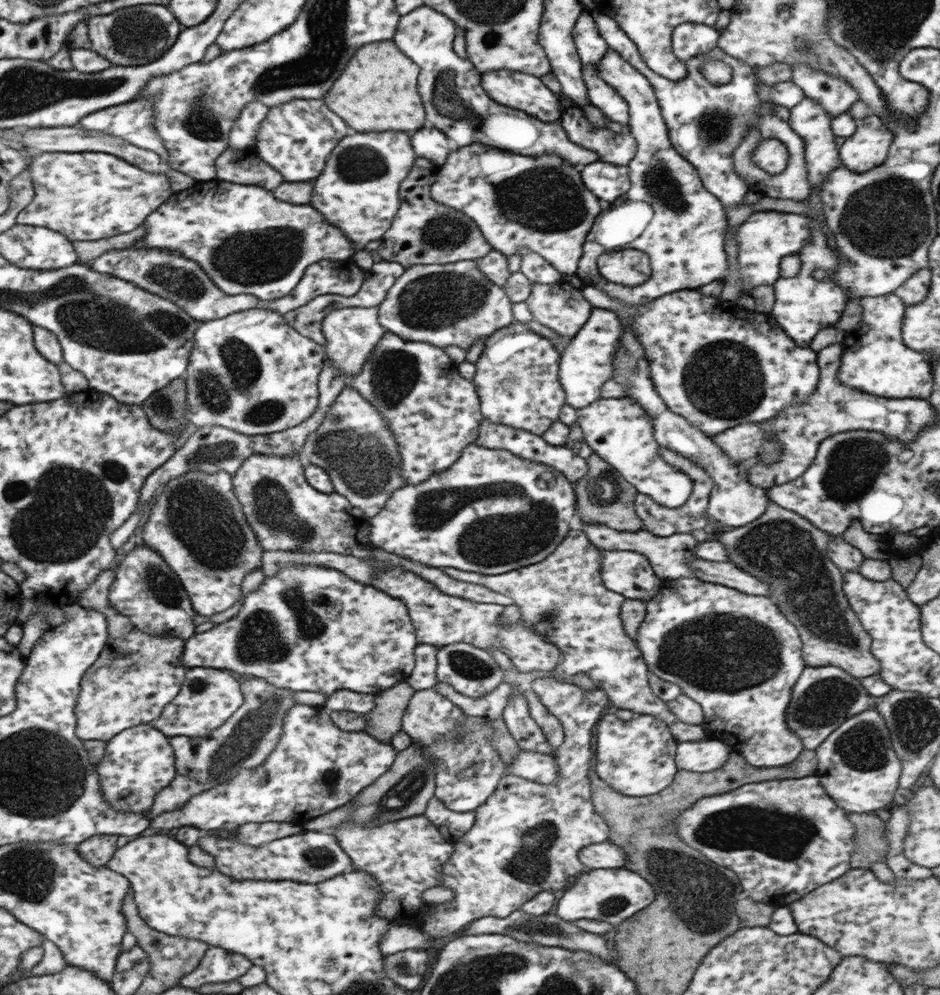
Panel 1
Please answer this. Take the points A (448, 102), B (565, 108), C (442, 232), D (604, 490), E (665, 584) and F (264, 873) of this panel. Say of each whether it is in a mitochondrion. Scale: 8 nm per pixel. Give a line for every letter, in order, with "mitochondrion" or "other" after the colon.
A: mitochondrion
B: other
C: mitochondrion
D: mitochondrion
E: other
F: other

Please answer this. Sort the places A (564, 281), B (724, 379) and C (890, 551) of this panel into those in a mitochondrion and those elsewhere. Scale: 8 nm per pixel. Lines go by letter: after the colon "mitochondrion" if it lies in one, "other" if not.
A: other
B: mitochondrion
C: other

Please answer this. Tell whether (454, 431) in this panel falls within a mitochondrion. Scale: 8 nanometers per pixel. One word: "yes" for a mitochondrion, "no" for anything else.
no

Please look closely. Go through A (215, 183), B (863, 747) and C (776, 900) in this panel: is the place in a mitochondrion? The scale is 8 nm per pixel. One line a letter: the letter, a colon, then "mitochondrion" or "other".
A: other
B: mitochondrion
C: other

